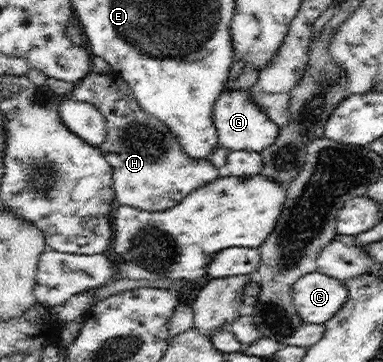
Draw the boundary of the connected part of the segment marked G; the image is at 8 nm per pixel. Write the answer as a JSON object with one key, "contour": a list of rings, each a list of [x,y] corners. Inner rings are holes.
{"contour":[[[228,86],[215,104],[214,121],[220,146],[231,151],[247,150],[261,153],[266,147],[274,145],[281,134],[281,127],[268,117],[265,109],[256,100],[253,100],[252,90],[233,90]]]}

